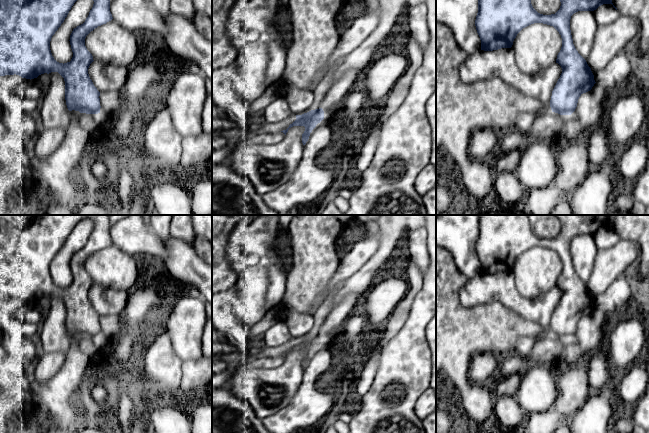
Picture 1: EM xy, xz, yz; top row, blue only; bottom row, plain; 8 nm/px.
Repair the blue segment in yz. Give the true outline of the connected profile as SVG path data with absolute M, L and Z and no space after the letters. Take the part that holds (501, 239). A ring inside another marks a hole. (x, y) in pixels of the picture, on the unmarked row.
M480 215L478 237L475 244L477 257L481 264L481 274L493 275L511 272L517 258L534 247L553 250L561 259L562 271L557 279L556 287L562 292L550 324L552 336L560 339L571 339L579 321L592 313L596 307L591 292L576 274L570 254L571 240L578 235L594 235L603 228L612 228L609 215L554 215L560 222L560 233L551 239L538 237L532 230L527 215Z

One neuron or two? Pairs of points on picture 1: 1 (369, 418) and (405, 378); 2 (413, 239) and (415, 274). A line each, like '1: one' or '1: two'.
1: one
2: two

